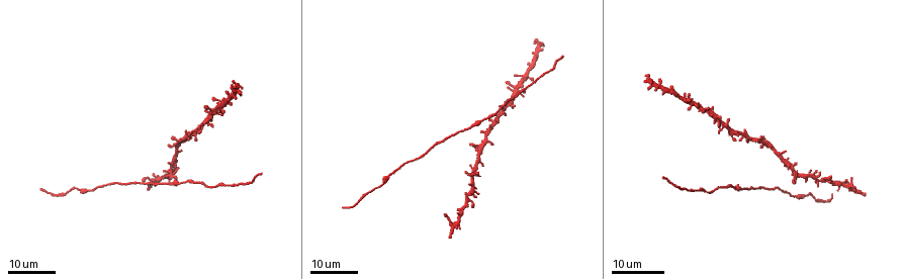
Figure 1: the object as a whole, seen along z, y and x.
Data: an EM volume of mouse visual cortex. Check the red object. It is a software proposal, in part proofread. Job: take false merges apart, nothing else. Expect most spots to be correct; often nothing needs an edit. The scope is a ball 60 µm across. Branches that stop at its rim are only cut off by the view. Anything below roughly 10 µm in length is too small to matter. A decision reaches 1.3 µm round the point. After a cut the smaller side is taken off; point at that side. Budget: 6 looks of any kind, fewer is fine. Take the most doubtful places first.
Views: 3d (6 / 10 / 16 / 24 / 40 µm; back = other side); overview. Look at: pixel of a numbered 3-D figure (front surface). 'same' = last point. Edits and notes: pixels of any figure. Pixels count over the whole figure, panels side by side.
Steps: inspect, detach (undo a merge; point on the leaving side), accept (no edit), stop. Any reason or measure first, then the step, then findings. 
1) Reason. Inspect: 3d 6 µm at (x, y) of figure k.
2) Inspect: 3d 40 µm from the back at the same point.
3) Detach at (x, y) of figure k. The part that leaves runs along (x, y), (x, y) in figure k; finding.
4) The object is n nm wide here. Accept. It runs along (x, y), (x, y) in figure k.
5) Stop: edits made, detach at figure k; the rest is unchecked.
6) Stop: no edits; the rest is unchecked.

Calibre changes. Inspect: 3d 24 µm at (384, 184) of figure 1.

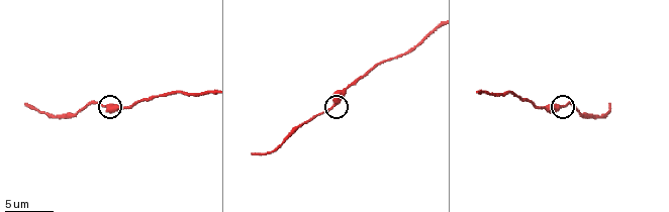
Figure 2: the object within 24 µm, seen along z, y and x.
Zoom in. Inspect: 3d 10 µm at (335, 101) of figure 2.

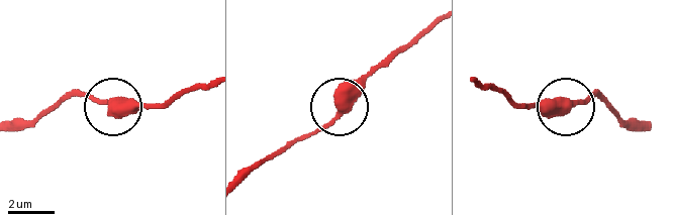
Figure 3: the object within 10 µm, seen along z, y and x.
Inspect: 3d 6 µm at (570, 103) of figure 3.

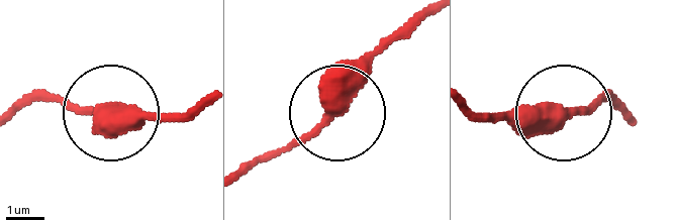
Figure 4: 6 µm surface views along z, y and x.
The object is 400 nm wide here. Accept. One cell here.

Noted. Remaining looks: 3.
Inspect: 3d 16 µm at (170, 170) of figure 1.

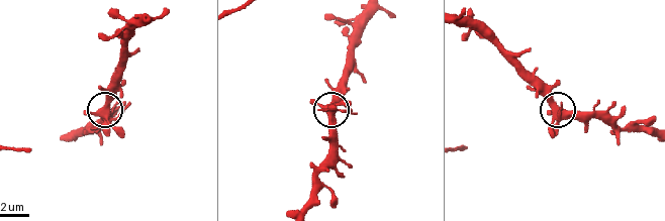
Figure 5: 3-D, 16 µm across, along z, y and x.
Inspect: 3d 6 µm at (105, 108) of figure 5.

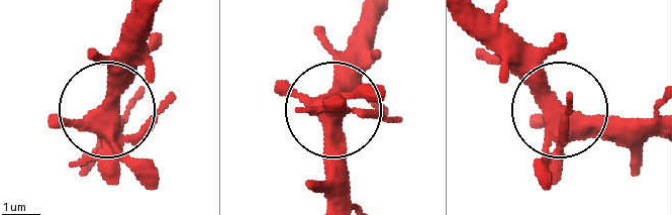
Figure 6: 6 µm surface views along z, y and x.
5 arms meet here. Accept. One cell here.

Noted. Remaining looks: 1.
Stop: no edits; the rest is unchecked.

